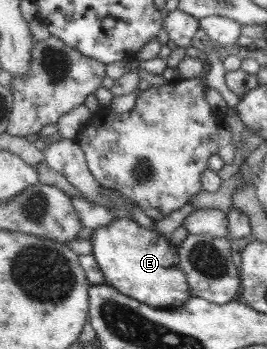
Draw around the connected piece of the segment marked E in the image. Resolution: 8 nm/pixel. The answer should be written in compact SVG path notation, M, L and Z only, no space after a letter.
M132 216L116 218L110 225L95 229L90 238L92 257L96 259L106 283L153 308L175 308L190 298L184 272L179 269L176 246L169 236L158 234L136 223Z

